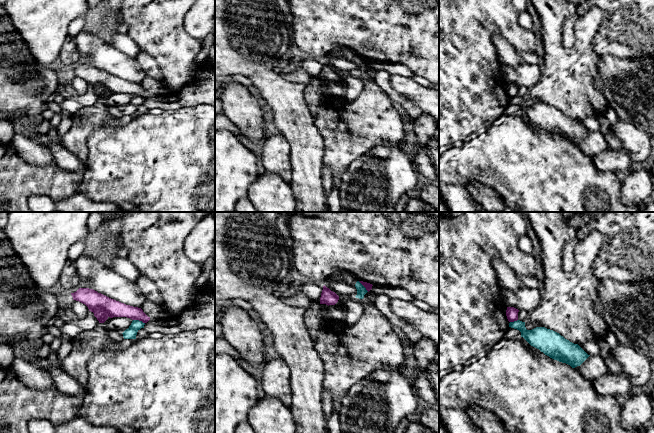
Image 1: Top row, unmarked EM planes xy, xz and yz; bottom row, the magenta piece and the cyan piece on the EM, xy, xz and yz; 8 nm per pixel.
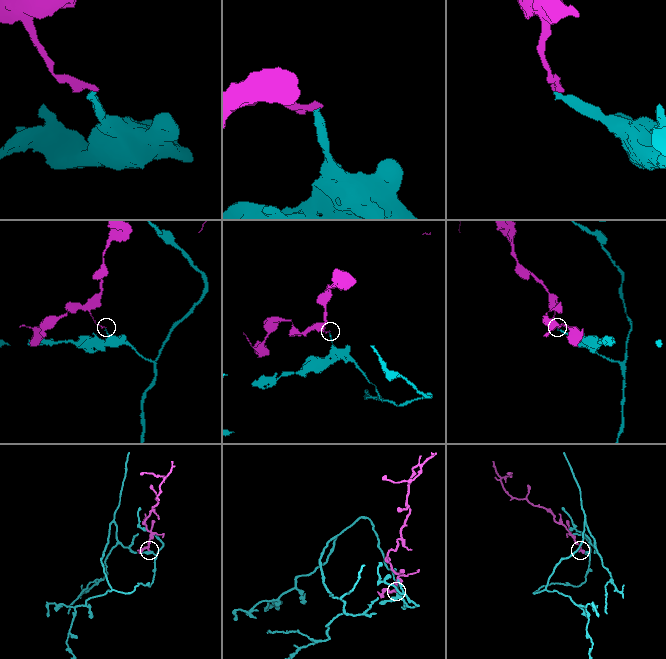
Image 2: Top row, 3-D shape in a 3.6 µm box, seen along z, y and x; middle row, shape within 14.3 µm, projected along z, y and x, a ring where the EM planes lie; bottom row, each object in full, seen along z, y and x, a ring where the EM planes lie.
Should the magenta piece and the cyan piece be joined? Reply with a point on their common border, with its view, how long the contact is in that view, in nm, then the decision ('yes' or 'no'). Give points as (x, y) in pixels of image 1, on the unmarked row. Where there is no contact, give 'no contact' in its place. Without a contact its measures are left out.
xy (139, 96) | 100 nm | no

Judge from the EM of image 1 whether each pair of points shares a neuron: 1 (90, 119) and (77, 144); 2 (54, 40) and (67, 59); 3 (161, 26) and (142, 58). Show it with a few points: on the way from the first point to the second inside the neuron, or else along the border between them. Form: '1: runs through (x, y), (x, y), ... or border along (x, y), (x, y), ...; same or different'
1: runs through (84, 125), (78, 132), (77, 138); same
2: border along (68, 35), (59, 53), (57, 63); different
3: border along (140, 49), (147, 52), (156, 61), (160, 71); different

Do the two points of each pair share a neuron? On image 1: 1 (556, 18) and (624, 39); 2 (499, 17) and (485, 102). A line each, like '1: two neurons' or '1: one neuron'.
1: two neurons
2: one neuron

